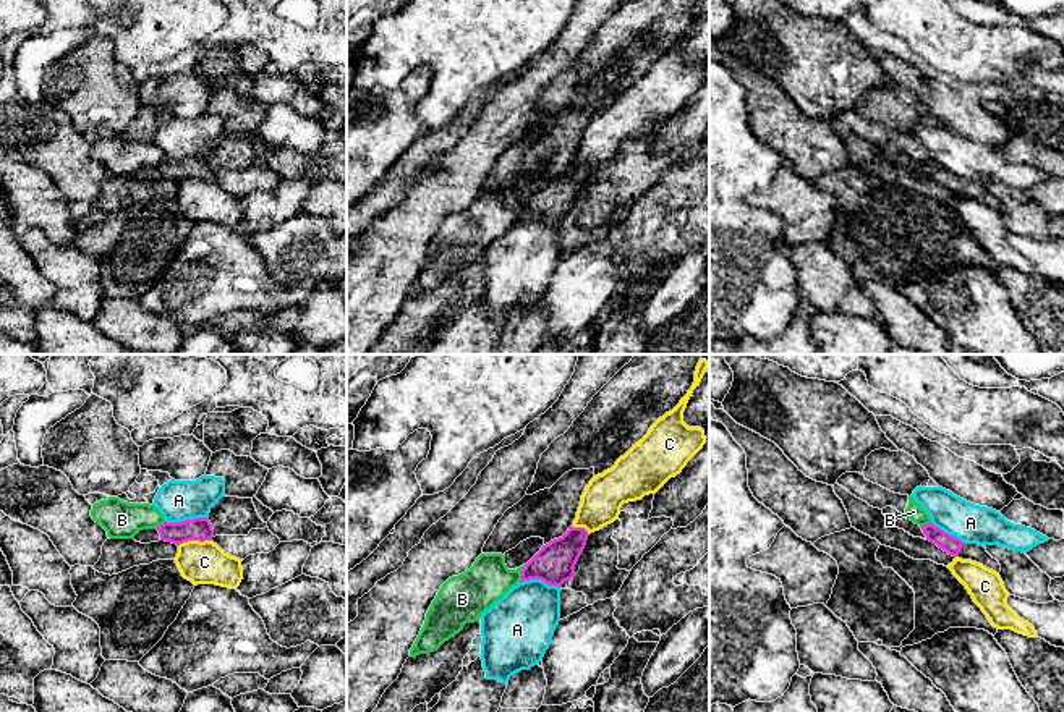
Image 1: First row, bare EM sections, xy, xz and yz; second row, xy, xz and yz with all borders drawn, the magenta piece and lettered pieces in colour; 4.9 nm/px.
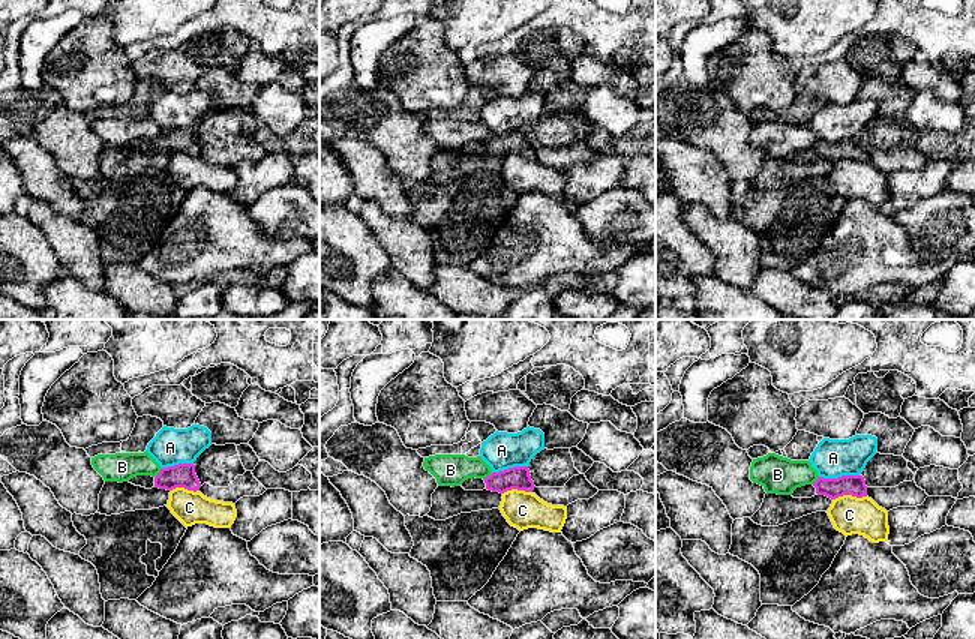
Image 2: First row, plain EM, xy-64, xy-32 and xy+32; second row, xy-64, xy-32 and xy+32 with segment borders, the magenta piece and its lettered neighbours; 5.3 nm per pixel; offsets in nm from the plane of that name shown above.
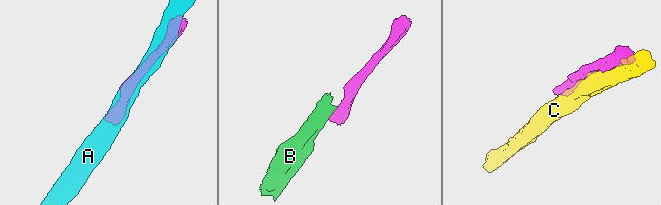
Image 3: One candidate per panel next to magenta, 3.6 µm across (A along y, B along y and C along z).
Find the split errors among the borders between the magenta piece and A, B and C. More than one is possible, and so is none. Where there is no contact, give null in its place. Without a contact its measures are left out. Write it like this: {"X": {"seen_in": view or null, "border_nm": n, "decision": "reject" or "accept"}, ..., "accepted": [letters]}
{"A": {"seen_in": "xy", "border_nm": 220, "decision": "reject"}, "B": {"seen_in": "xz", "border_nm": 90, "decision": "reject"}, "C": {"seen_in": "xy", "border_nm": 170, "decision": "reject"}, "accepted": []}

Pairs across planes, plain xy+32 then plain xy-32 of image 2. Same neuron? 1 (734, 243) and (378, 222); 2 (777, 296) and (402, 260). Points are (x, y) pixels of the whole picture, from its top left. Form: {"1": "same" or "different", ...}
{"1": "same", "2": "different"}

